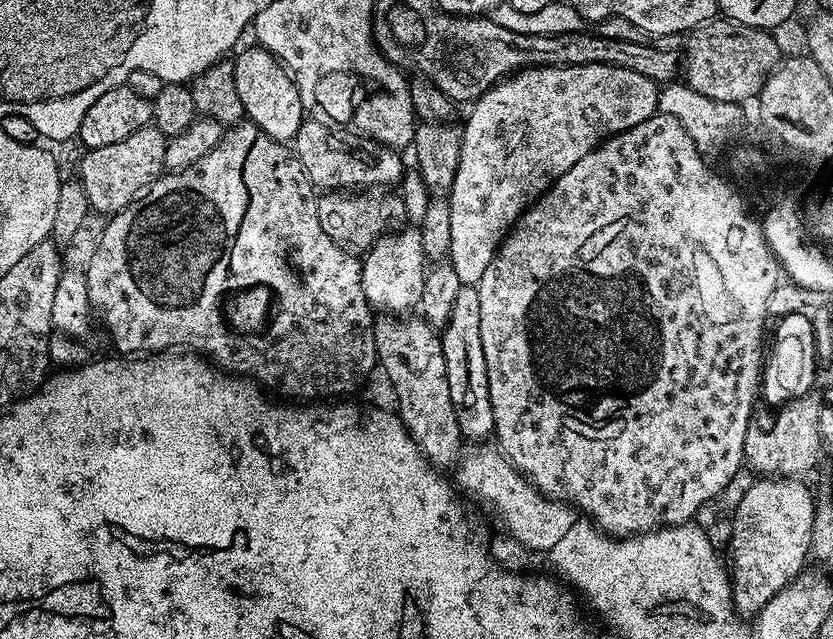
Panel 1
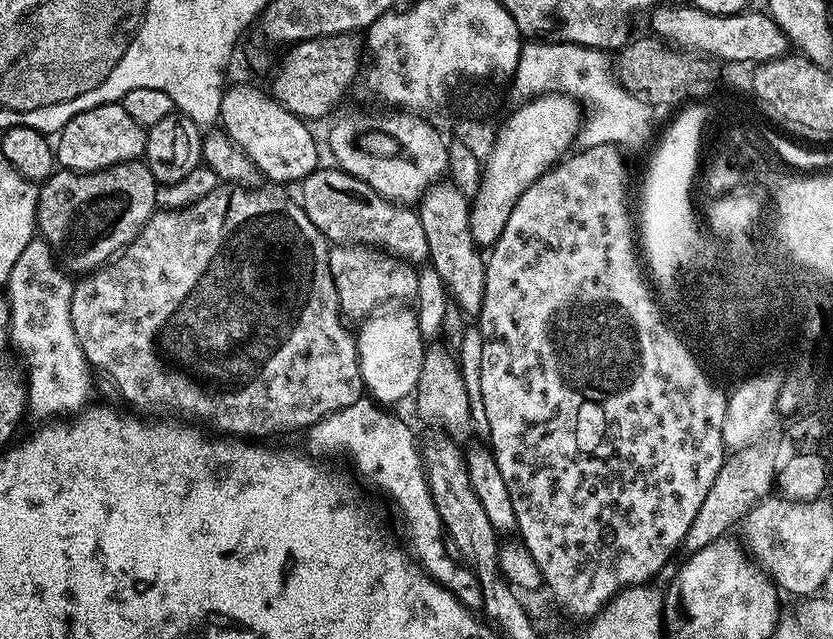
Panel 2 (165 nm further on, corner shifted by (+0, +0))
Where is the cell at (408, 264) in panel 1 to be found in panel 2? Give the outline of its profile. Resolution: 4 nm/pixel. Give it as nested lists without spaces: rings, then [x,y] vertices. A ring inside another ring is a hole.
[[[400,306],[393,308],[396,308],[393,312],[381,311],[367,317],[359,325],[360,332],[355,333],[356,357],[360,359],[364,391],[381,406],[396,404],[415,393],[426,351],[426,338],[420,333],[415,311],[403,312]]]

